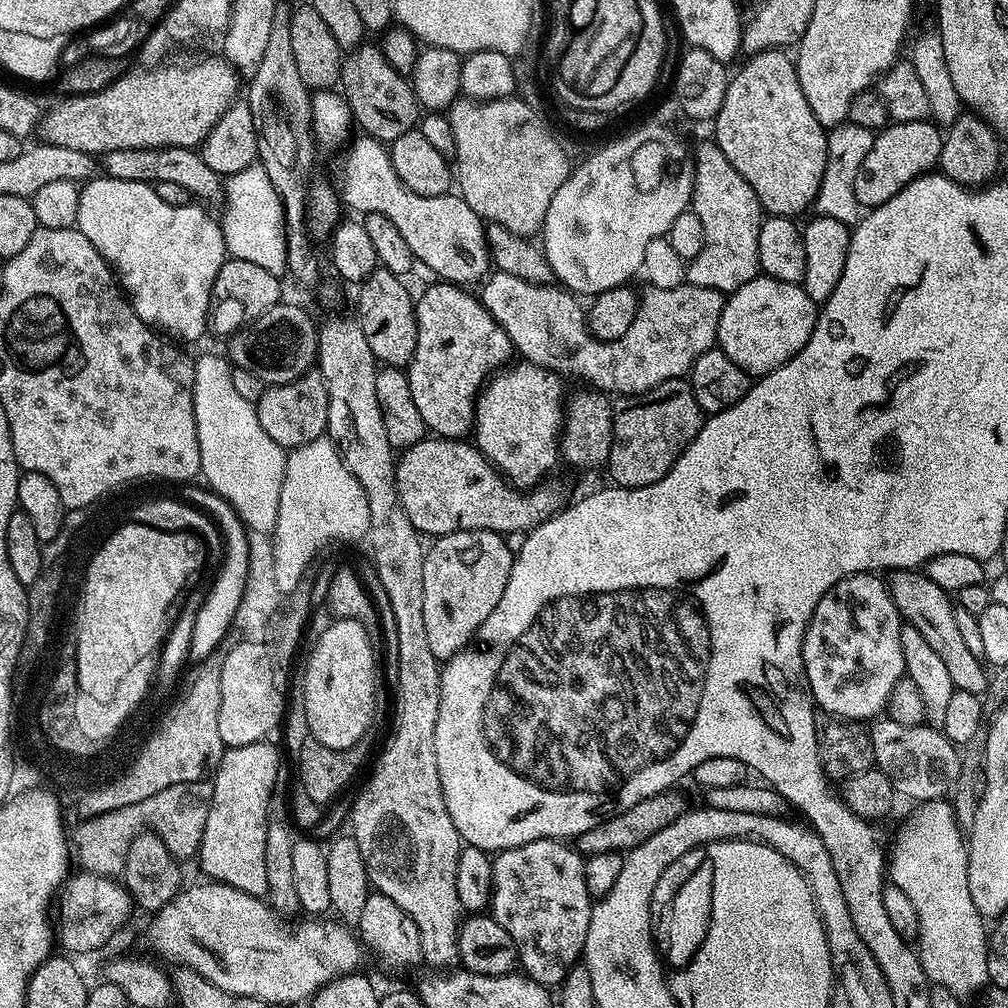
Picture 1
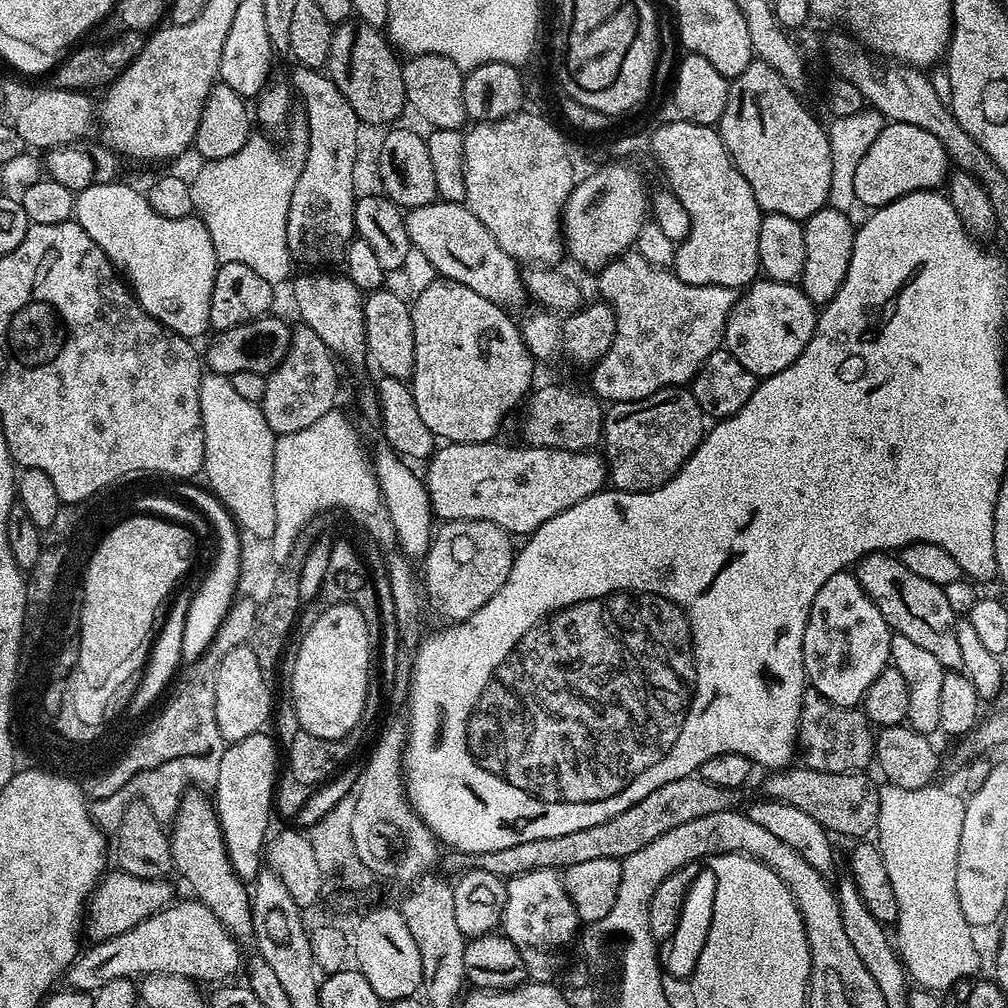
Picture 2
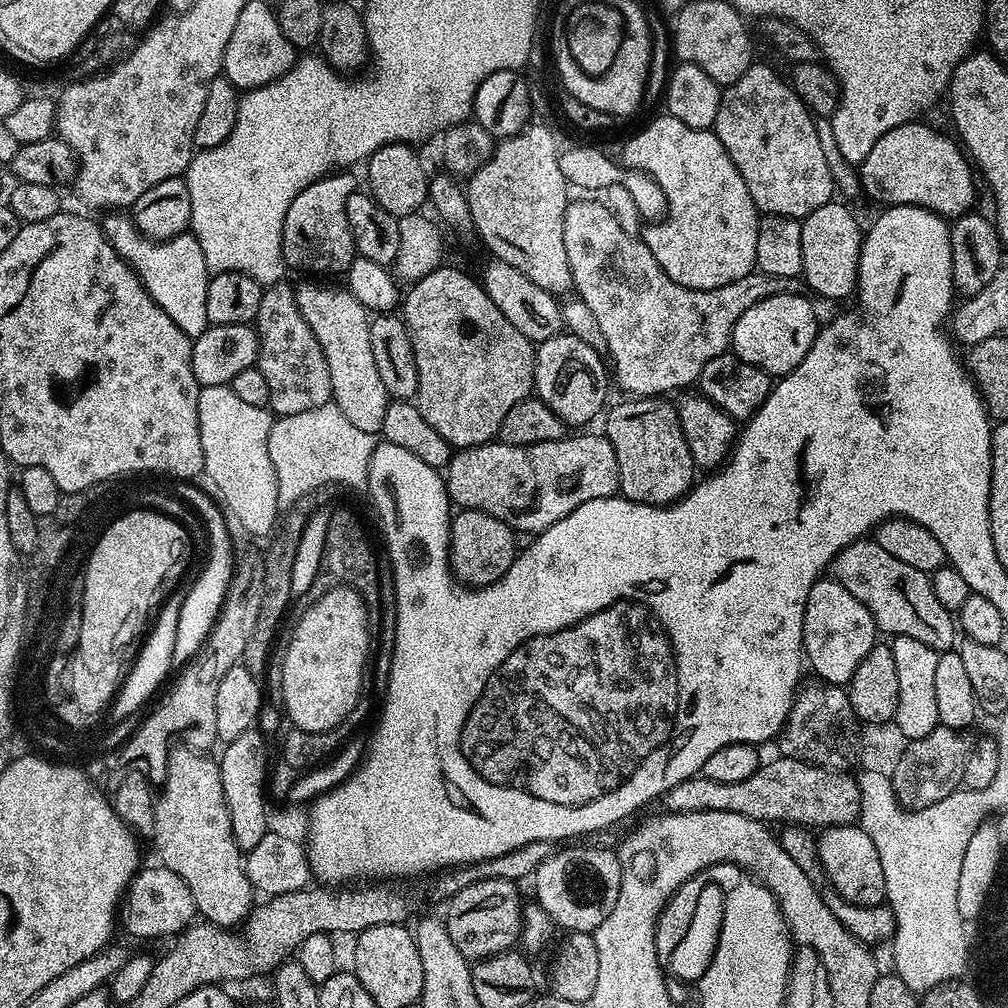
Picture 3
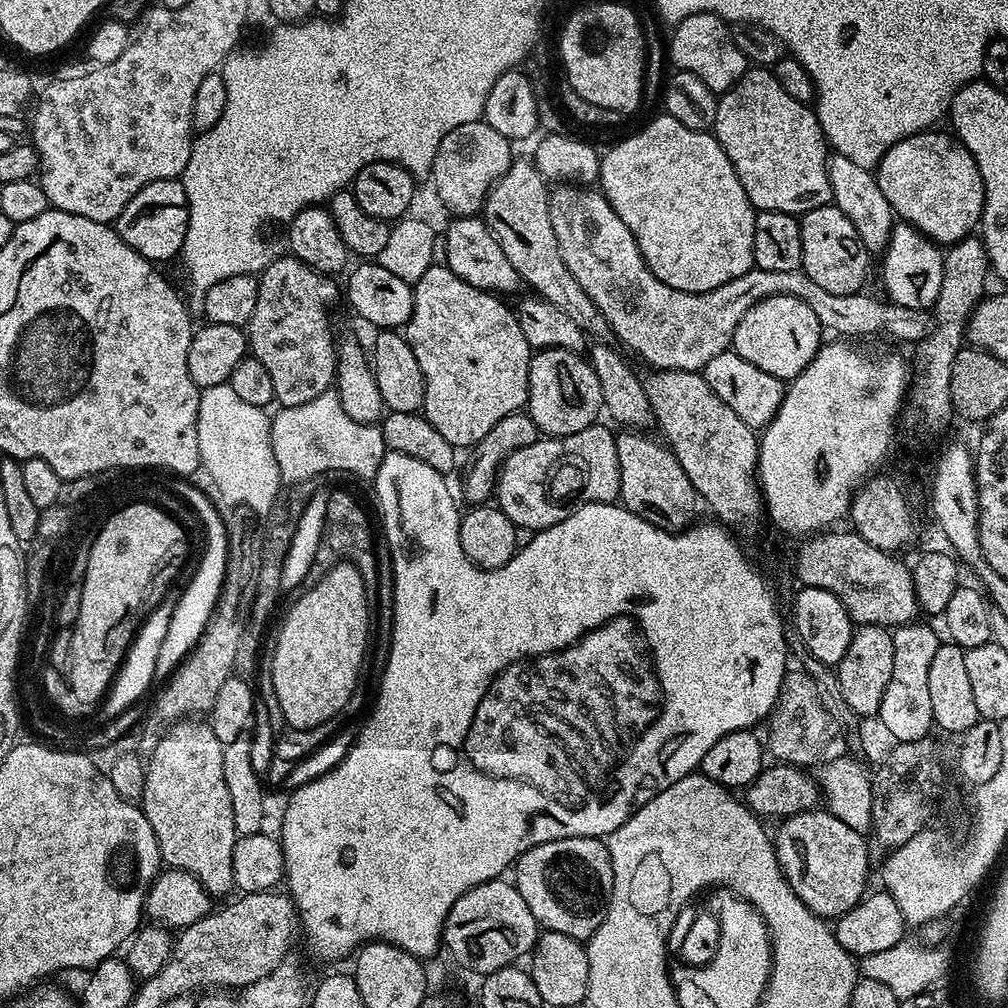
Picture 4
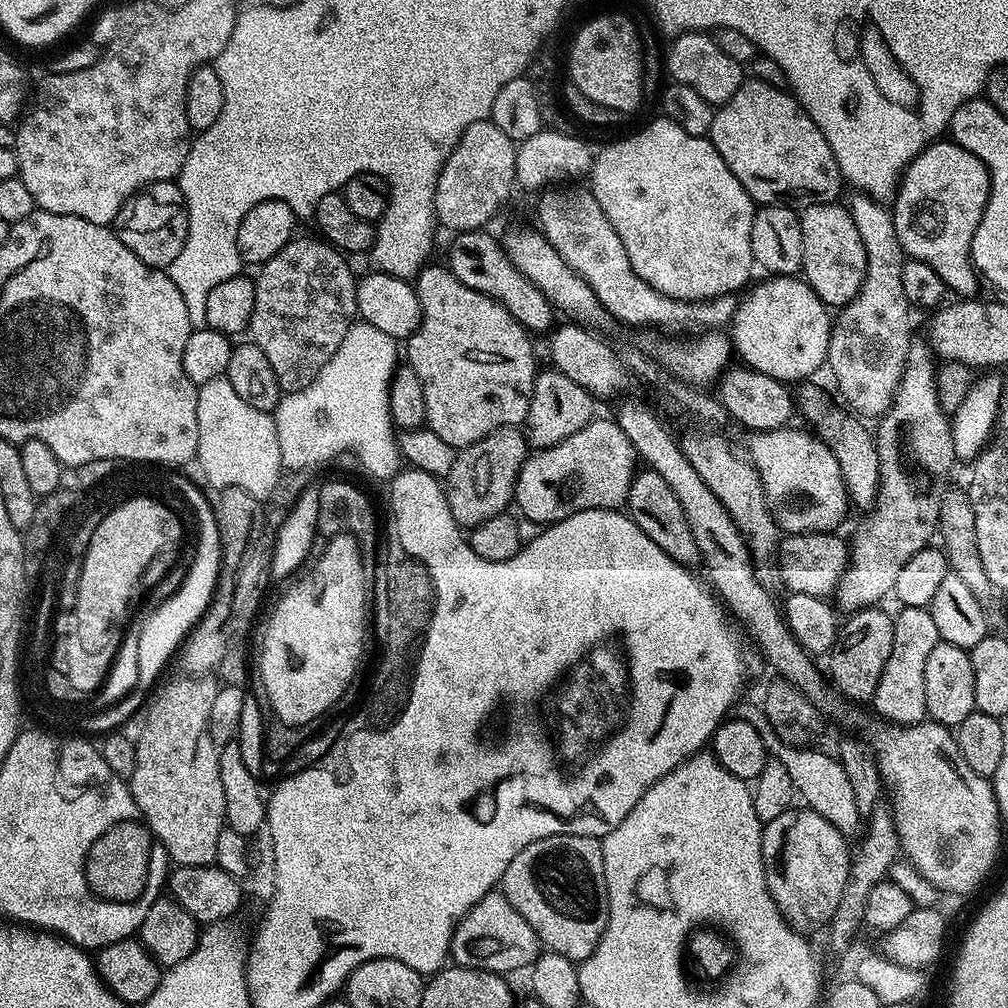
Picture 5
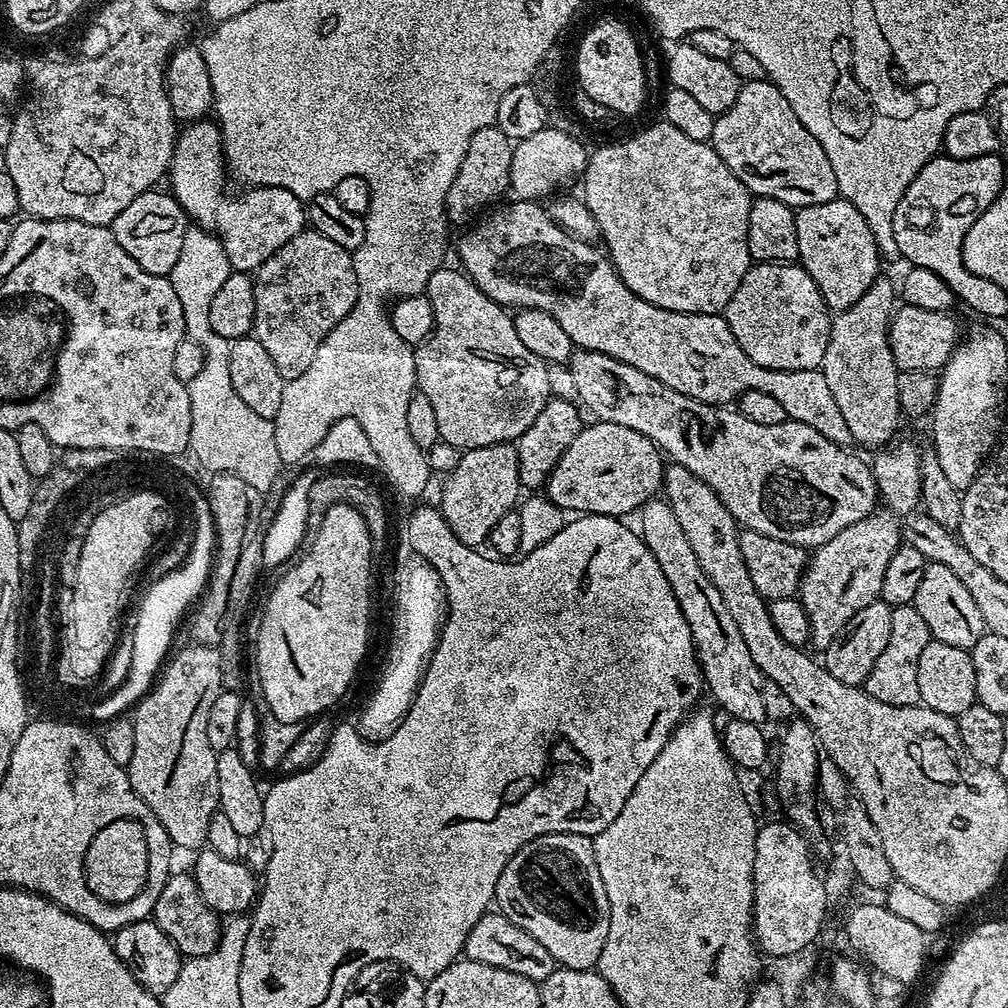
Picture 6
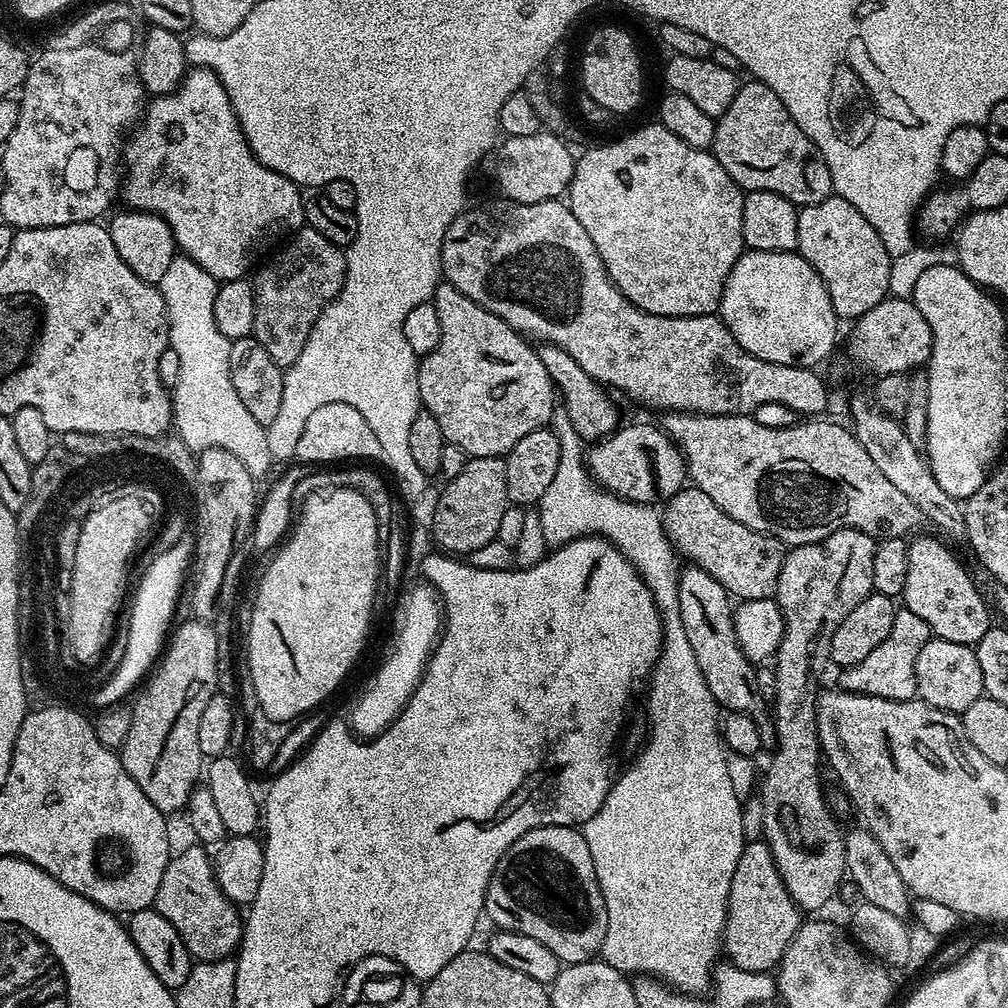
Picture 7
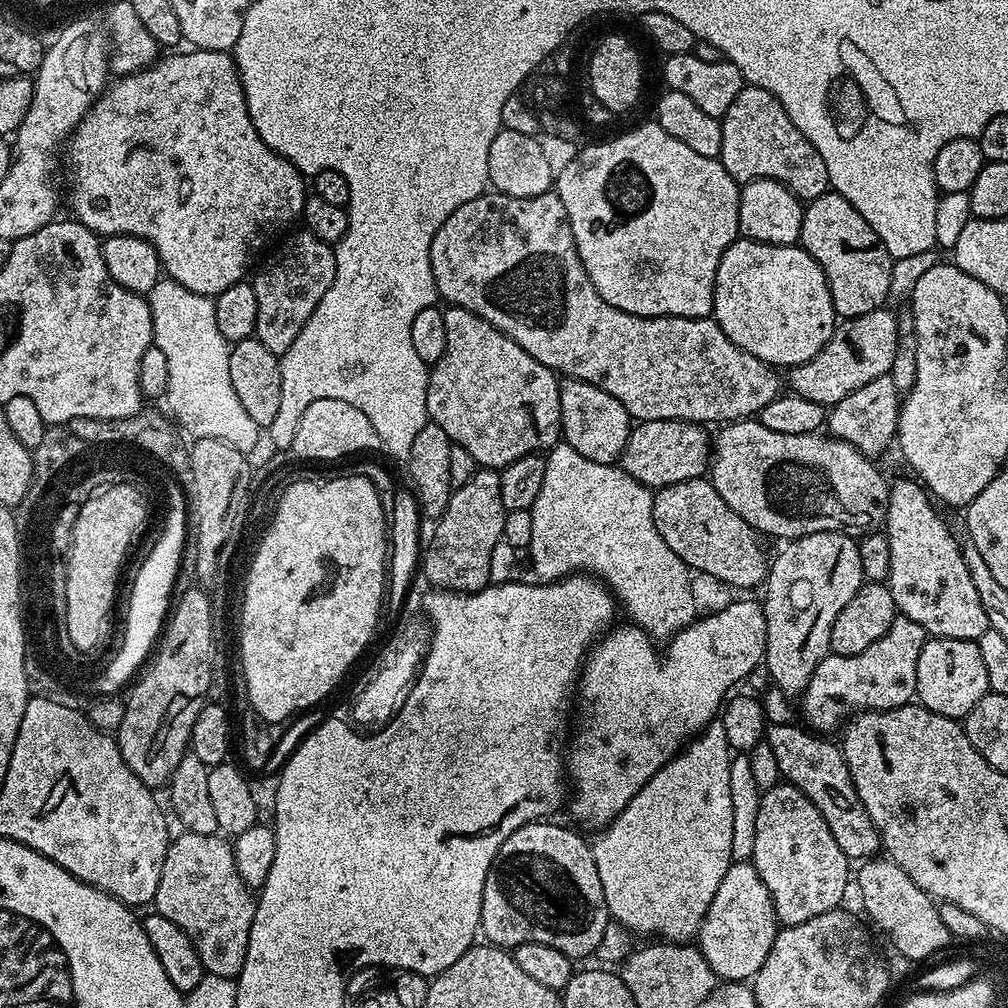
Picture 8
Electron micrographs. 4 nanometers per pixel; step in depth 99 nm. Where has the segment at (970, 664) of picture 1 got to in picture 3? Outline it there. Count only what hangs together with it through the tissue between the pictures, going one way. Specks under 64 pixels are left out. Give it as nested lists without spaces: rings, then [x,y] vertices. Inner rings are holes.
[[[875,539],[856,540],[843,548],[831,562],[830,576],[842,586],[846,586],[846,590],[850,590],[850,594],[854,594],[854,598],[858,598],[858,602],[862,602],[866,610],[870,610],[881,633],[889,632],[889,637],[892,638],[898,636],[914,638],[938,653],[949,651],[957,643],[957,621],[953,613],[948,612],[946,606],[942,606],[942,602],[938,602],[938,594],[934,594],[931,575],[922,570],[914,570],[914,566],[906,566],[906,562],[893,558],[888,551],[882,550],[882,546],[876,544]]]

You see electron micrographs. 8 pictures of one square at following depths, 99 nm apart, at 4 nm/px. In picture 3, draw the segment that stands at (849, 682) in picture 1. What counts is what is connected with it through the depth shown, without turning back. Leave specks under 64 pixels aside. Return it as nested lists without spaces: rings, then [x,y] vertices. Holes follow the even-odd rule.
[[[821,578],[810,590],[804,611],[804,650],[806,664],[813,668],[819,679],[827,684],[847,685],[858,662],[870,654],[878,642],[878,629],[870,610],[846,590],[837,580]]]

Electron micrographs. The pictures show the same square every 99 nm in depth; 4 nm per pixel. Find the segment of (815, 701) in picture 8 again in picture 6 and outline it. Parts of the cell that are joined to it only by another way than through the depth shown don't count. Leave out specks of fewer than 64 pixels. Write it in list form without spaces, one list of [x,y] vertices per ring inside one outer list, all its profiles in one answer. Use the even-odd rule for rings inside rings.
[[[895,605],[890,618],[890,642],[886,642],[886,650],[882,650],[878,662],[874,662],[874,670],[870,670],[870,674],[864,679],[864,692],[870,694],[870,698],[878,698],[878,702],[886,702],[890,706],[919,704],[918,658],[932,639],[932,631],[928,629],[915,606]]]

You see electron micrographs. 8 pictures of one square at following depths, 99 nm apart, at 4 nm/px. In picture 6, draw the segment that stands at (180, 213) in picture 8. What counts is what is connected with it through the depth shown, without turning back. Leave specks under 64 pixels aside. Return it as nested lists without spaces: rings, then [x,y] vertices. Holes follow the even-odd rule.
[[[211,119],[193,120],[179,129],[166,180],[167,183],[172,183],[170,194],[182,206],[189,221],[195,222],[205,232],[212,233],[222,242],[233,272],[255,273],[256,269],[262,266],[262,262],[270,258],[270,254],[282,250],[282,246],[286,246],[290,238],[305,231],[305,201],[290,194],[290,190],[282,190],[278,186],[266,186],[265,188],[249,187],[241,196],[231,196],[228,193],[227,184],[230,184],[230,176],[226,171],[224,159],[224,138],[220,135],[219,123]]]

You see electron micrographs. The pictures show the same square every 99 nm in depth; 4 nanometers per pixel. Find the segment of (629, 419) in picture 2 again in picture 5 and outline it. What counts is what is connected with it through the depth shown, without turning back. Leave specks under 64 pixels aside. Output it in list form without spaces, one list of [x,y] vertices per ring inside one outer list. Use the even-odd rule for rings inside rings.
[[[651,470],[637,471],[628,491],[626,512],[632,517],[638,530],[642,530],[642,534],[646,534],[646,538],[650,538],[654,546],[670,554],[674,562],[685,566],[696,566],[701,563],[698,542],[694,542],[694,536],[690,534],[690,524],[686,522],[686,514],[682,514],[678,494],[674,494],[674,490],[666,482],[666,478],[662,478],[662,474]]]

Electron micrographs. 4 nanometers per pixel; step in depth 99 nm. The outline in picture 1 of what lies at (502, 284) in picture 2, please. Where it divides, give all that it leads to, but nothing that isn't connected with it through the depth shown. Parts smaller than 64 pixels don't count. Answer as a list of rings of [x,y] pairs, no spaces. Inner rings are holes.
[[[357,135],[344,150],[345,160],[340,168],[338,193],[347,207],[349,204],[354,211],[360,212],[356,214],[373,212],[390,218],[390,222],[398,226],[402,238],[406,238],[406,246],[410,246],[413,257],[419,263],[421,260],[436,275],[433,277],[441,281],[472,286],[468,284],[475,285],[489,275],[490,261],[488,243],[484,237],[485,225],[480,215],[470,210],[470,206],[459,194],[414,194],[414,190],[410,190],[404,185],[402,178],[394,174],[388,148],[373,136]]]

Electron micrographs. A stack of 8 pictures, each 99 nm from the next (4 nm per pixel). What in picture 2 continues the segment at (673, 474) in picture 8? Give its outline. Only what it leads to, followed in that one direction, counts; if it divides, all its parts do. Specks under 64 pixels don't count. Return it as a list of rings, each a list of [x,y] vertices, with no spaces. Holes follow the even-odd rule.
[[[501,442],[486,444],[450,444],[437,447],[427,461],[428,473],[422,479],[428,487],[428,497],[433,513],[441,521],[445,520],[485,520],[502,526],[508,533],[534,533],[550,518],[570,510],[578,502],[590,498],[601,491],[606,484],[606,464],[595,451],[571,452],[565,448],[534,448],[519,446],[511,448]]]

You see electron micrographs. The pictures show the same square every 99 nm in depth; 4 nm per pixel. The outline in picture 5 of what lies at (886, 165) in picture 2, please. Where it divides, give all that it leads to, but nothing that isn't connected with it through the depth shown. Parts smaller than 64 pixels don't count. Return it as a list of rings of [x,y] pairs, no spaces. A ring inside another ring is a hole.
[[[941,138],[935,144],[928,145],[908,163],[900,178],[900,186],[896,189],[890,204],[894,230],[898,230],[898,242],[902,242],[902,250],[908,260],[917,260],[934,270],[949,293],[957,292],[960,298],[972,298],[982,285],[981,277],[972,265],[972,243],[974,230],[978,230],[978,222],[982,222],[982,214],[986,210],[990,178],[988,167],[970,150],[948,138]]]

